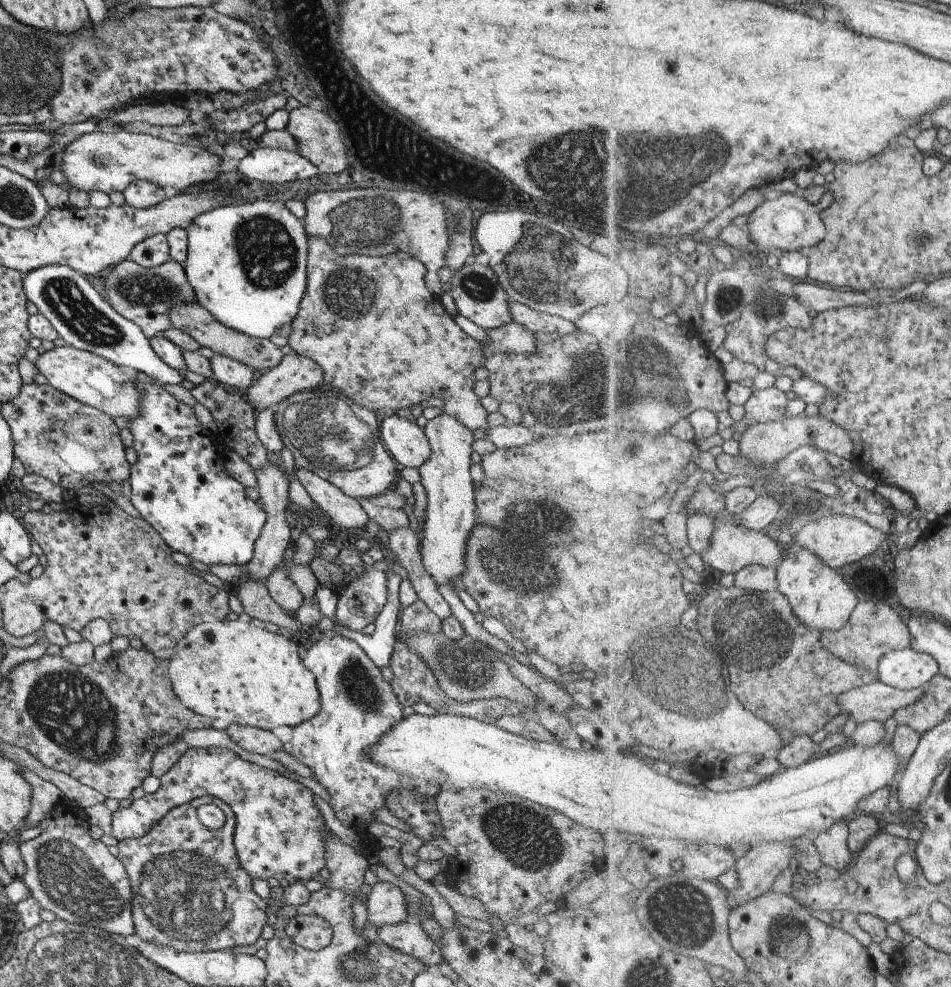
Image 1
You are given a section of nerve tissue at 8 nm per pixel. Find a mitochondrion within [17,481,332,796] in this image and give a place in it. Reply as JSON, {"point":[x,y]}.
{"point":[72,710]}

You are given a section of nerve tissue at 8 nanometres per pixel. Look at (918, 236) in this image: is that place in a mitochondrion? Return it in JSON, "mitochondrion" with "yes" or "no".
{"mitochondrion":"yes"}

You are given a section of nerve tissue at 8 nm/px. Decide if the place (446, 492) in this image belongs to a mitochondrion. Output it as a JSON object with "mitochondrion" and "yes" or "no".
{"mitochondrion":"no"}

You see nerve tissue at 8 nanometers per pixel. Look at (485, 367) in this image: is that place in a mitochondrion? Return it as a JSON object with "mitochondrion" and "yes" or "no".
{"mitochondrion":"no"}

